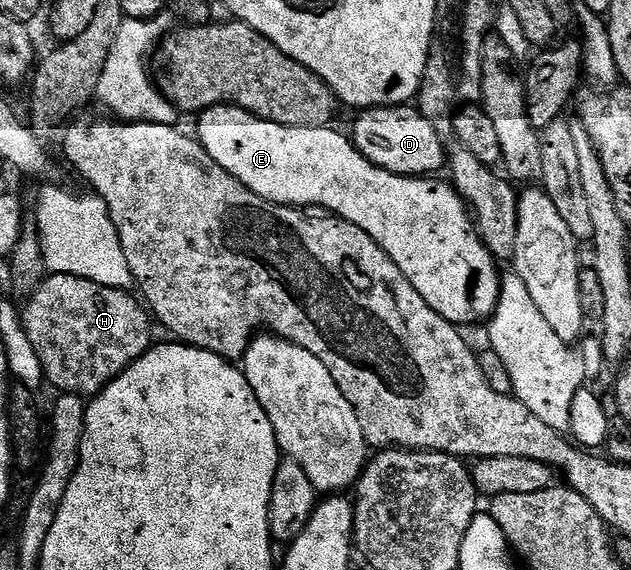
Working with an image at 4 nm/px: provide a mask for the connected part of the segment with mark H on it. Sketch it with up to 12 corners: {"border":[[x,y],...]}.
{"border":[[49,273],[22,328],[47,385],[95,396],[150,349],[128,290]]}

